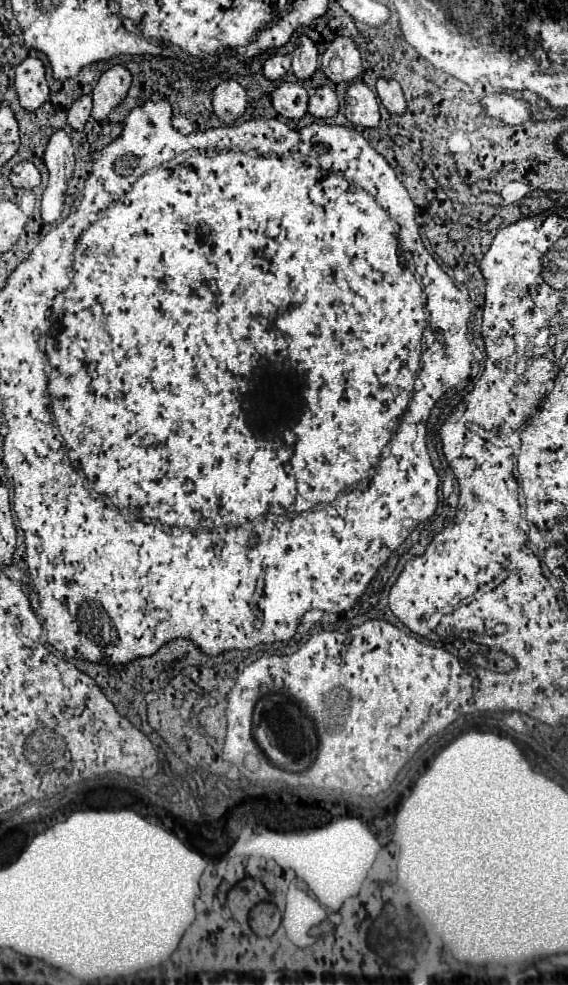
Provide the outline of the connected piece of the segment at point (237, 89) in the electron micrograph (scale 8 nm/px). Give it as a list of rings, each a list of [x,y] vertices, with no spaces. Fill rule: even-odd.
[[[225,80],[217,86],[213,94],[213,110],[217,118],[225,124],[233,124],[239,116],[243,116],[247,108],[247,94],[241,84],[235,80]]]

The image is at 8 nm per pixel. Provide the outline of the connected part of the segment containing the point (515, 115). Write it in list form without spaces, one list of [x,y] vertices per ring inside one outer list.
[[[505,92],[485,96],[483,108],[487,110],[487,114],[491,118],[501,120],[505,124],[525,124],[533,118],[527,100],[519,100],[511,94],[505,94]]]

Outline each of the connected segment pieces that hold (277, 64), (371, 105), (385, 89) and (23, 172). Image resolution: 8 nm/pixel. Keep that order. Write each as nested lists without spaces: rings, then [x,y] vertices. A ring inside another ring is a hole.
[[[273,54],[265,66],[263,66],[263,74],[267,80],[279,80],[281,76],[285,76],[291,68],[291,60],[287,56],[281,56],[281,54]]]
[[[363,82],[349,86],[345,94],[345,116],[351,124],[363,128],[375,128],[379,124],[381,116],[377,96]]]
[[[385,78],[377,80],[377,94],[379,94],[383,106],[391,114],[403,114],[407,110],[407,102],[405,102],[405,96],[403,96],[399,82],[385,80]]]
[[[21,162],[11,170],[11,184],[15,188],[35,188],[41,182],[39,170],[31,162]]]

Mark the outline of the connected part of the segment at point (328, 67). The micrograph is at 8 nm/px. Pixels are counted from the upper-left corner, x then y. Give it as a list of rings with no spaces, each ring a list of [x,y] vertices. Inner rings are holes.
[[[351,38],[333,40],[321,56],[321,70],[331,82],[353,82],[361,76],[361,54]]]

